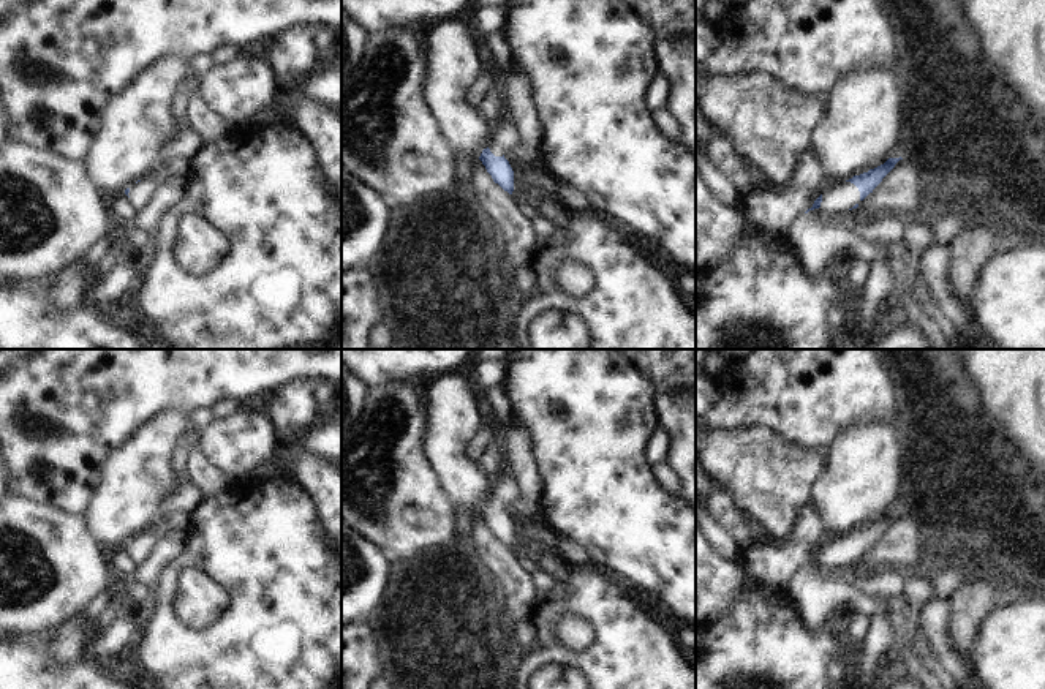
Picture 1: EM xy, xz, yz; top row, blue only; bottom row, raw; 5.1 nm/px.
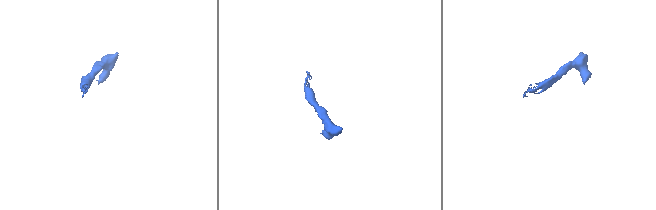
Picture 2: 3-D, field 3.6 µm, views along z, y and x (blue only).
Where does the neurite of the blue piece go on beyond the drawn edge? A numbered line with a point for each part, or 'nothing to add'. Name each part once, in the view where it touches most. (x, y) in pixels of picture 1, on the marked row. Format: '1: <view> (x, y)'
1: yz (818, 245)

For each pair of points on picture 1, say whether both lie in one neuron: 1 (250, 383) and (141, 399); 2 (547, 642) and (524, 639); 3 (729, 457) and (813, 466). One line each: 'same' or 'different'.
1: same
2: different
3: same

